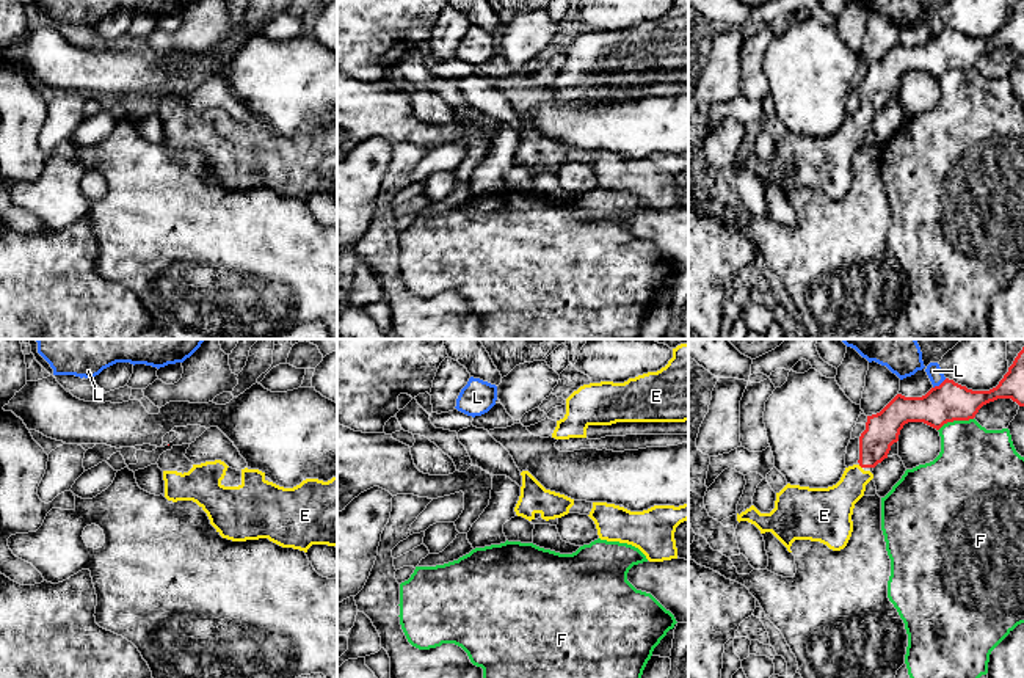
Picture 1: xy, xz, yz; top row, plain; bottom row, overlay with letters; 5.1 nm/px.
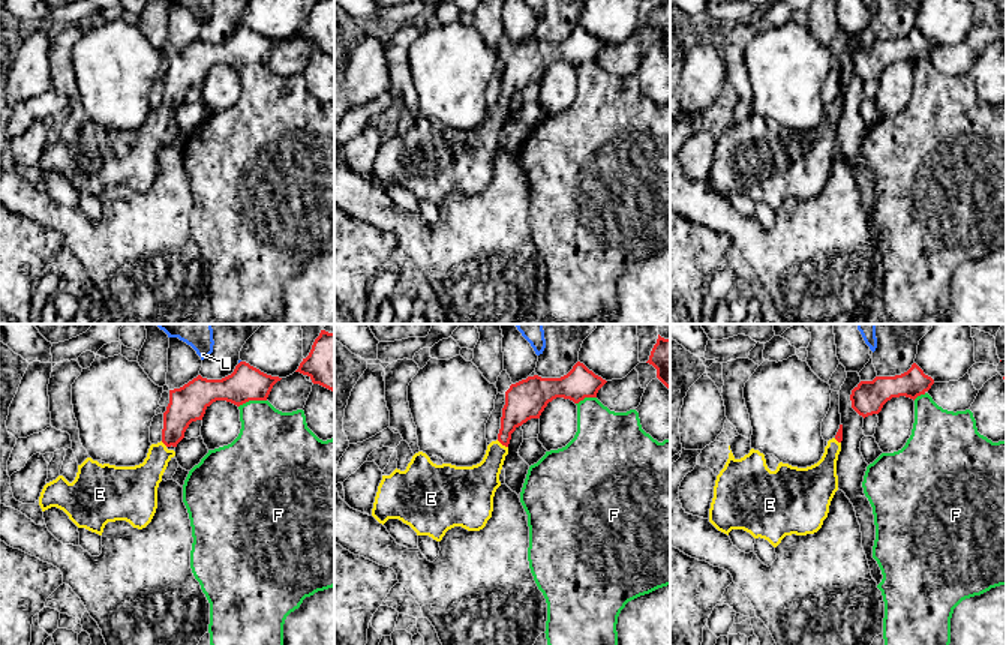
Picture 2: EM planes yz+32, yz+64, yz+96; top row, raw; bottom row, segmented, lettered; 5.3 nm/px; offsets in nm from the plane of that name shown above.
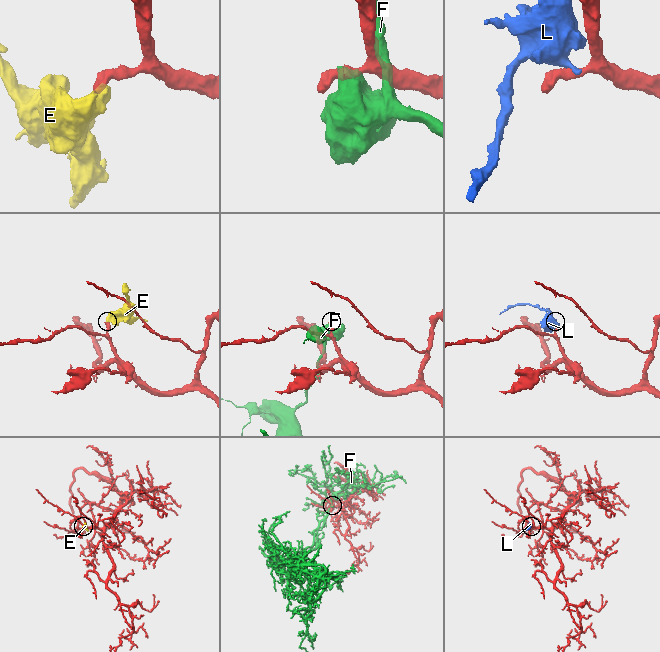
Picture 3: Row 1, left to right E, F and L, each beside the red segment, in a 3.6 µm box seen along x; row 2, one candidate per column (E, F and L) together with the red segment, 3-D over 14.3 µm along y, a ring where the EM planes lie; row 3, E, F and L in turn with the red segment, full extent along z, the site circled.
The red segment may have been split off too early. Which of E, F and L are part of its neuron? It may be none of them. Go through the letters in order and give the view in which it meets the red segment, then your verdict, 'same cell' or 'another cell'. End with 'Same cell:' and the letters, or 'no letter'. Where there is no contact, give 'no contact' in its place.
E: no contact | same cell
F: yz | another cell
L: yz | another cell
Same cell: E

